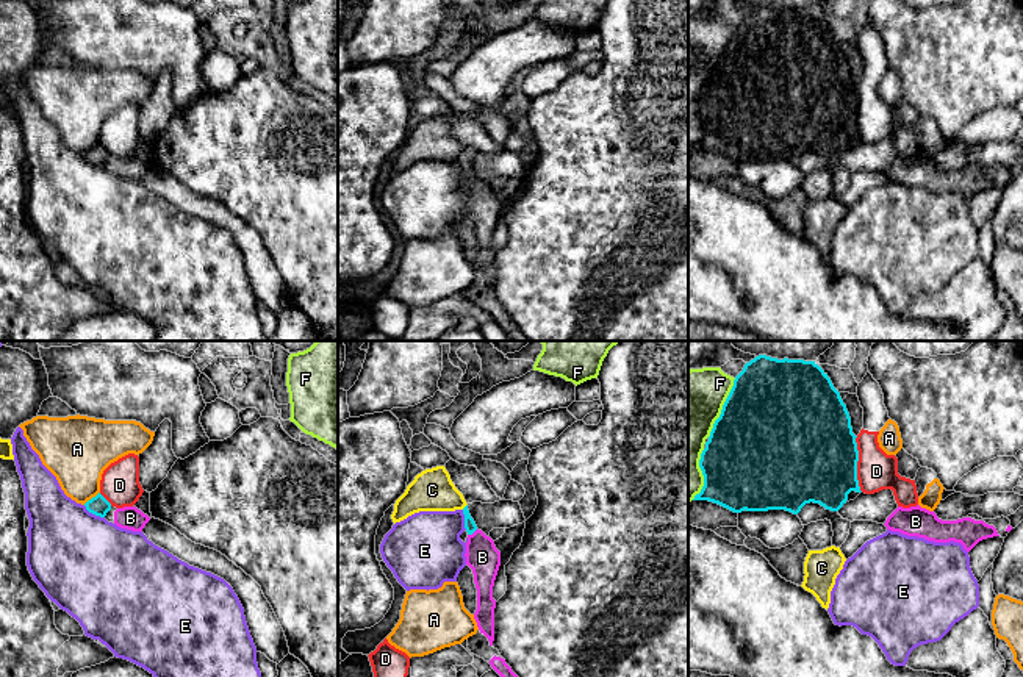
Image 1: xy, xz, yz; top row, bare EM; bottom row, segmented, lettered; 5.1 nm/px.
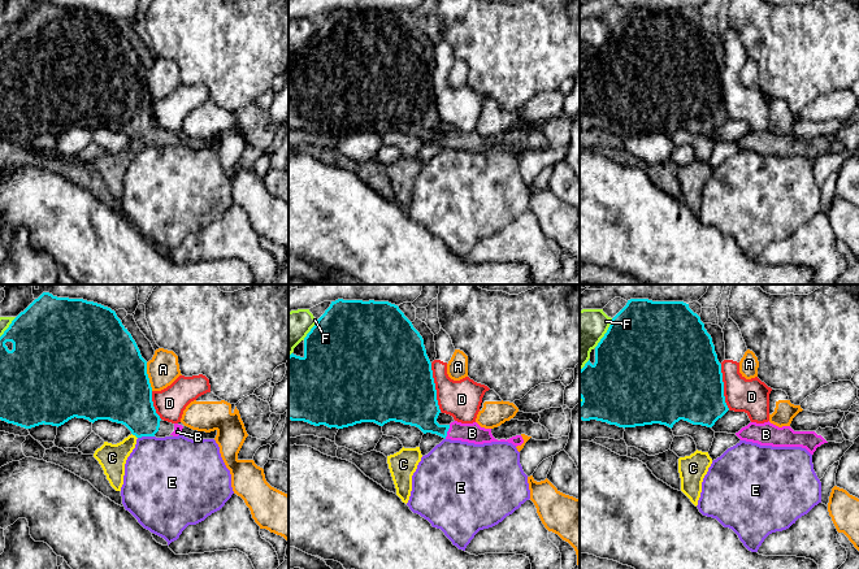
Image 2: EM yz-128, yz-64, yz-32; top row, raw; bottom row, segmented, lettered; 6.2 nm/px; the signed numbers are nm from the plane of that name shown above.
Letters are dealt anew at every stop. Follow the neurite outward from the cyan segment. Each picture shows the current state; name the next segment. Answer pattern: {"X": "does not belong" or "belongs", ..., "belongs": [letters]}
{"A": "does not belong", "B": "belongs", "C": "does not belong", "D": "does not belong", "E": "does not belong", "F": "does not belong", "belongs": ["B"]}

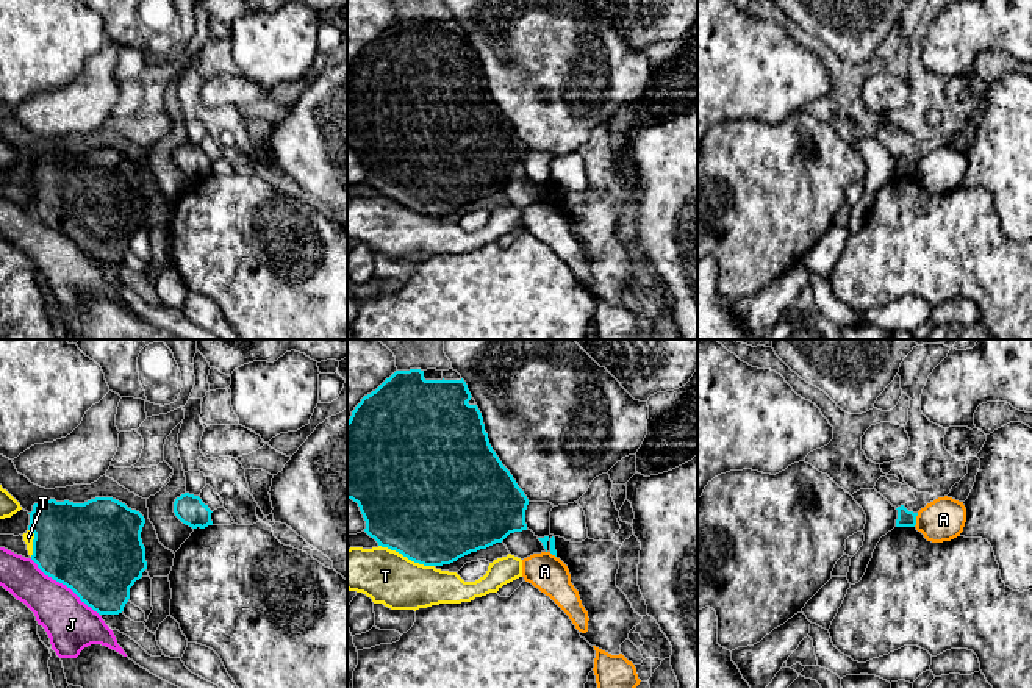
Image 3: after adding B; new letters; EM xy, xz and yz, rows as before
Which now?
{"A": "does not belong", "J": "does not belong", "T": "does not belong", "belongs": []}

